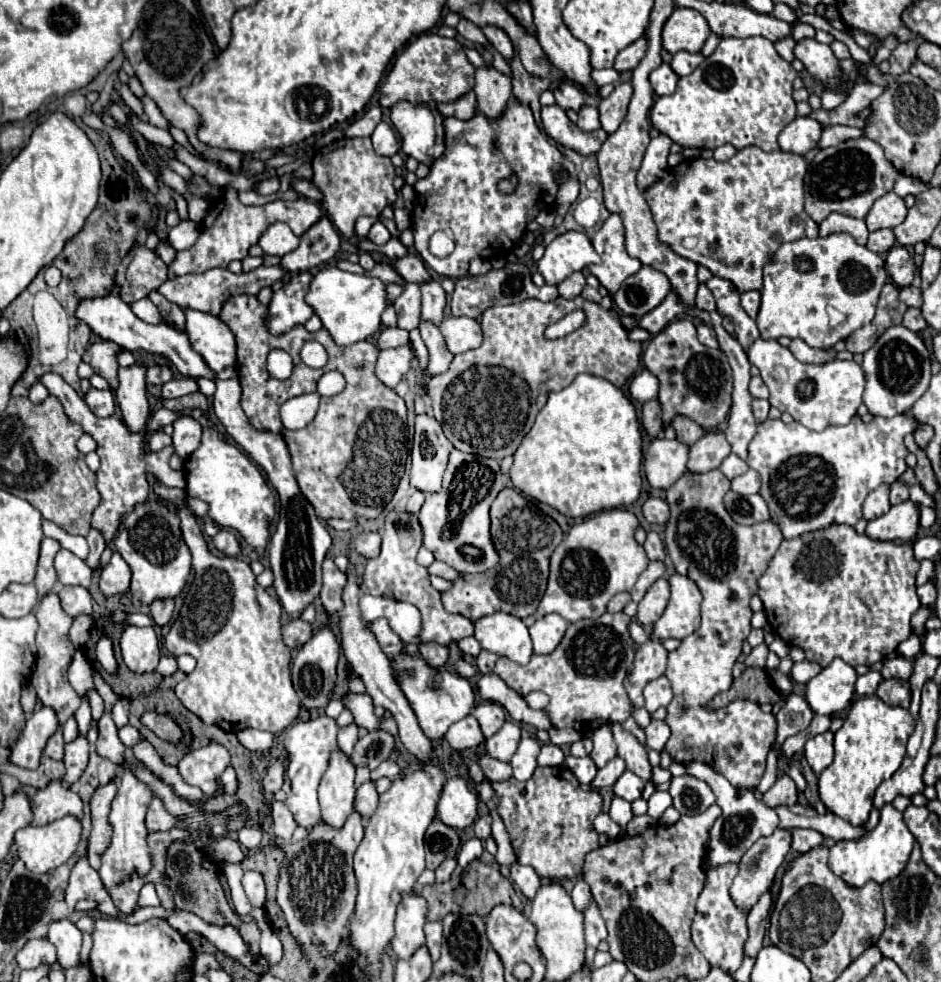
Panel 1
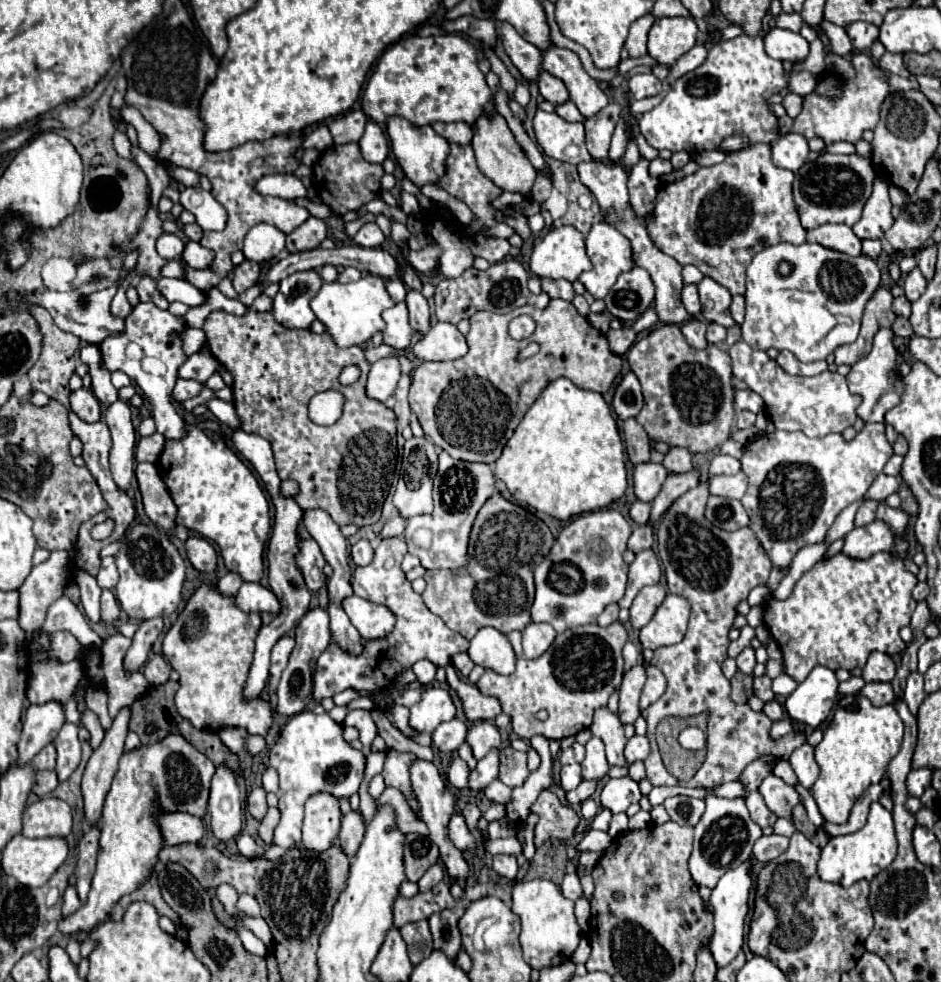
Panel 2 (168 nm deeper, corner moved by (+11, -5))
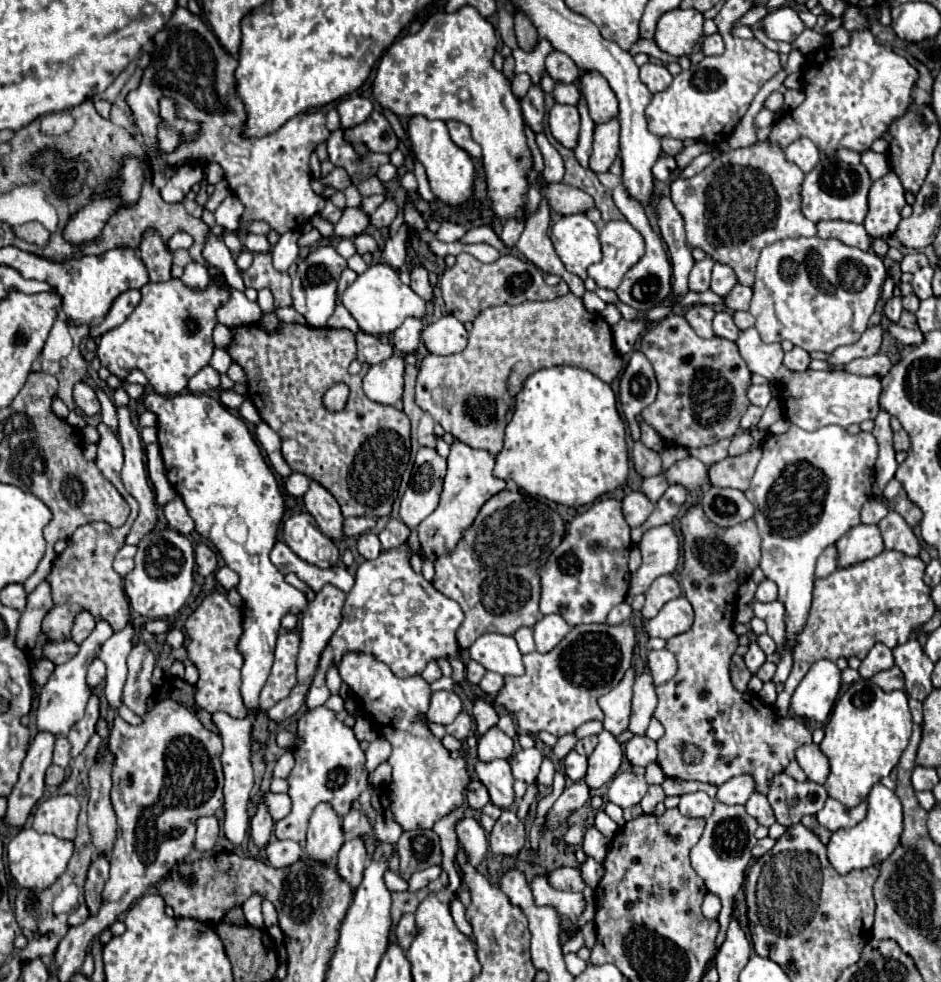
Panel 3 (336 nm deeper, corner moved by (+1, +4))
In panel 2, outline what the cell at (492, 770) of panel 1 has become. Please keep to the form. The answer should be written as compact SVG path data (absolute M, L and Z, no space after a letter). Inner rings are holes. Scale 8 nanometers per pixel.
M494 779L494 783L490 783L490 785L486 787L486 791L484 791L484 795L486 795L490 801L502 803L502 805L506 805L506 803L510 801L510 793L512 793L512 789L506 787L500 779Z

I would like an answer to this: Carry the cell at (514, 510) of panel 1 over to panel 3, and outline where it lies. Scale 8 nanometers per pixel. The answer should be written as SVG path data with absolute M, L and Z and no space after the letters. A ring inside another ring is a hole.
M502 490L500 494L492 496L482 510L478 512L476 520L468 530L464 530L456 550L436 558L436 576L432 580L434 588L446 594L448 598L456 600L466 614L460 630L456 632L460 650L472 646L476 638L486 632L506 634L512 636L520 626L534 626L540 620L538 600L540 600L540 568L546 564L552 550L564 538L564 522L556 510L546 506L544 502L536 500L534 496L524 496L522 492L508 492Z

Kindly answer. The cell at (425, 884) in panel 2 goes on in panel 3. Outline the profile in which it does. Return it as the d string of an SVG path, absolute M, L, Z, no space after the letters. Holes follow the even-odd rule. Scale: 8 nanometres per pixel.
M432 866L432 868L426 868L426 870L412 874L412 878L408 880L408 892L416 892L416 890L428 886L428 882L436 880L440 876L440 872L442 872L440 866Z

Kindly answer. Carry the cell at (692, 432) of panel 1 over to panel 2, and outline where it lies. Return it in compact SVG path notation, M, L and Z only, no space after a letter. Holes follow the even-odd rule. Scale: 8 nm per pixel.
M670 447L662 463L668 469L668 473L682 473L692 467L692 453L686 451L686 447Z

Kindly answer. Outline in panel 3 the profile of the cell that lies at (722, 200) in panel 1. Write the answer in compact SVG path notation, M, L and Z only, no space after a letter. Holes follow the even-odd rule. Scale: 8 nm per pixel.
M768 140L762 144L754 144L748 148L736 148L726 154L718 154L710 166L698 172L692 178L678 178L670 186L672 202L682 214L686 222L686 240L690 248L702 248L716 262L728 264L734 268L738 282L742 286L754 284L756 262L762 248L772 242L784 238L800 238L800 236L816 236L816 224L810 222L800 210L800 188L804 182L804 172L784 158L784 152L770 144Z

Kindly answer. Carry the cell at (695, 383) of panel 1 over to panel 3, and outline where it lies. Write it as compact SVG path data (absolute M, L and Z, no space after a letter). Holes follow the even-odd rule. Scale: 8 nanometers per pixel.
M668 314L664 320L660 320L654 328L642 334L640 350L646 354L646 358L652 362L660 390L656 400L646 406L640 414L646 424L650 424L668 444L684 446L684 448L698 448L698 446L710 446L716 444L722 438L730 438L740 428L740 418L748 410L748 388L750 388L750 370L744 362L744 358L738 352L738 346L726 338L700 338L690 328L684 316Z

